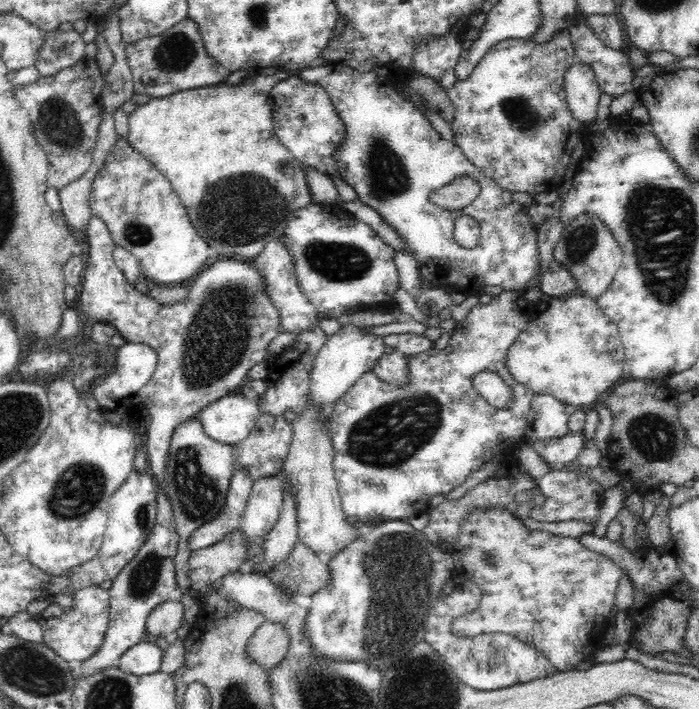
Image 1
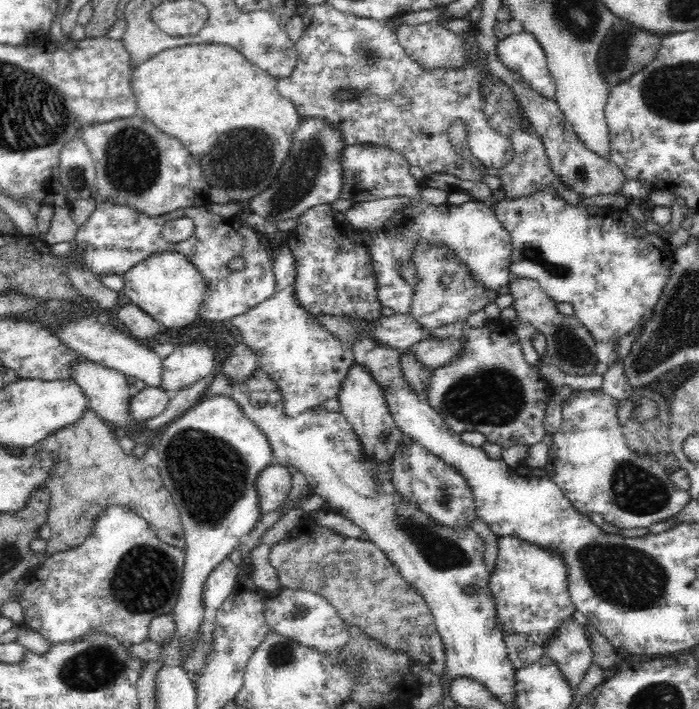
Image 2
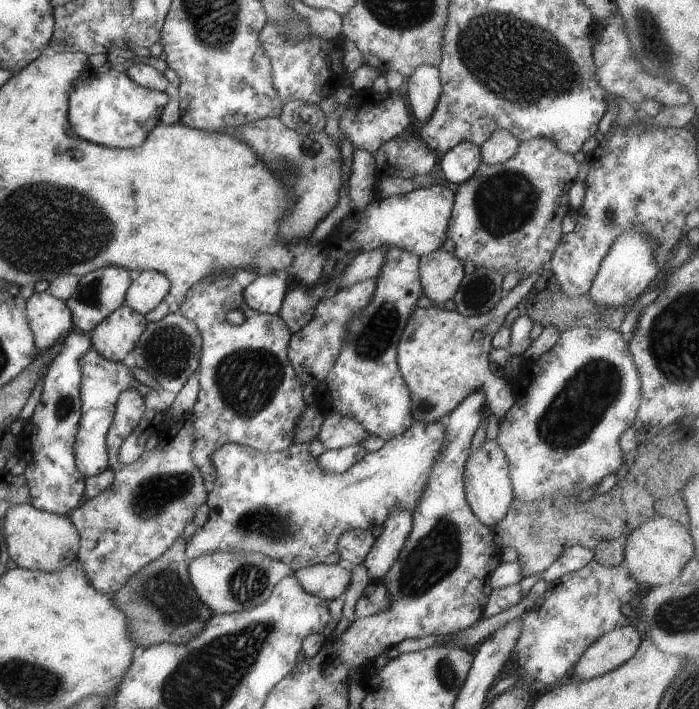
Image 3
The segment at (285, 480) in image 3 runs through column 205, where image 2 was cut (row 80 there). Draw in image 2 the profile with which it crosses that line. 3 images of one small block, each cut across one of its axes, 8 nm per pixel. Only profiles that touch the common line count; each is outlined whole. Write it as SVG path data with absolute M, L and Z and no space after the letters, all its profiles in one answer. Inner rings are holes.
M518 29L498 40L494 53L505 68L514 71L536 93L555 100L557 85L548 69L544 49L534 35Z

